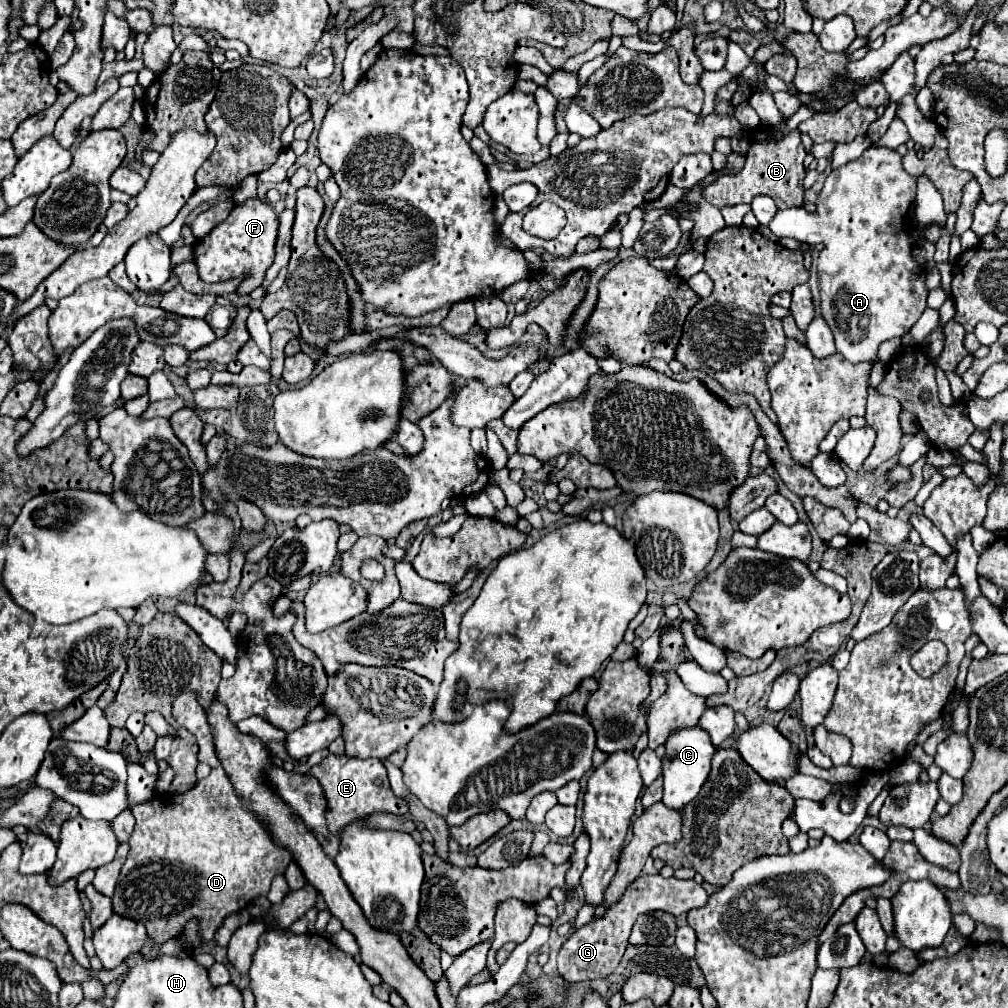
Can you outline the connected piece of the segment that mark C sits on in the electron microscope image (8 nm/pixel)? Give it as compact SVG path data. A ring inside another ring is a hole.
M699 726L683 728L683 732L673 732L665 748L667 748L667 754L663 758L661 802L671 810L683 810L683 806L689 804L699 794L703 782L707 780L709 770L711 770L711 756L715 754L715 748L711 746L711 740L707 740L707 734Z

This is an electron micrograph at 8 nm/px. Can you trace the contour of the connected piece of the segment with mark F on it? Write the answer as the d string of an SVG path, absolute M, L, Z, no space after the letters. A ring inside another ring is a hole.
M249 198L243 204L233 206L225 222L217 224L207 236L199 238L193 244L193 262L199 270L199 278L203 282L225 282L249 274L249 278L237 286L237 294L239 296L251 294L257 286L263 284L265 272L273 264L277 228L279 218L273 206L267 204L265 200Z

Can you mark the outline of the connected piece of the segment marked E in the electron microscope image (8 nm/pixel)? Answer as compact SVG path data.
M329 754L325 760L315 764L307 776L313 776L319 780L323 788L323 796L327 800L327 828L331 834L337 834L341 828L345 828L355 818L369 816L373 812L389 812L389 814L407 814L407 804L403 804L401 798L397 798L389 786L387 770L381 760L367 758L367 760L355 760L347 756L333 756Z

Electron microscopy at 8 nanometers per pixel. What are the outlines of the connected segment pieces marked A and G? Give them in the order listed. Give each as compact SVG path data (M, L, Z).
M869 146L861 158L841 166L841 168L835 168L831 170L831 174L825 178L825 184L823 184L823 190L819 194L819 200L817 200L817 212L815 214L809 214L805 208L787 208L787 210L779 210L773 220L769 222L769 230L783 238L783 236L791 236L799 242L805 242L809 246L815 246L815 244L825 244L825 248L821 250L819 254L819 260L817 260L817 270L819 270L819 288L821 288L821 316L827 320L833 336L835 336L835 346L837 346L837 352L843 354L849 362L875 362L877 360L877 350L879 350L879 344L883 344L885 340L891 340L895 336L903 336L907 334L913 324L921 318L923 310L927 308L927 288L925 288L925 268L923 266L917 266L917 262L913 260L911 256L911 250L913 250L913 240L909 238L907 234L907 222L905 222L905 214L909 212L913 200L915 200L915 192L917 192L917 182L911 174L907 174L901 166L901 156L895 152L895 150L889 150L885 146Z
M659 874L655 876L639 876L623 894L623 898L609 908L607 914L591 920L583 928L575 930L571 938L563 944L557 956L557 968L565 982L575 984L583 980L595 980L595 978L607 978L615 972L615 968L621 962L621 956L627 948L627 936L631 934L633 922L639 914L651 912L651 910L663 910L673 916L685 914L693 908L699 908L707 902L709 894L699 886L695 880L677 880L677 878L663 878Z

